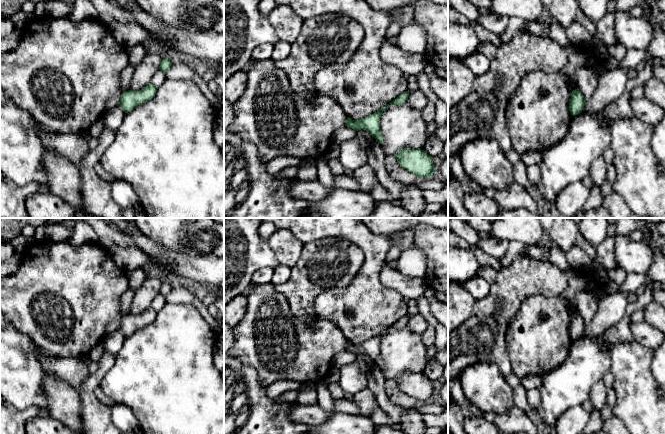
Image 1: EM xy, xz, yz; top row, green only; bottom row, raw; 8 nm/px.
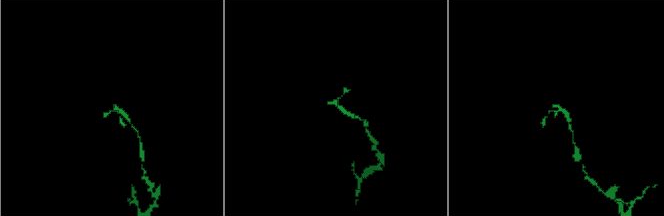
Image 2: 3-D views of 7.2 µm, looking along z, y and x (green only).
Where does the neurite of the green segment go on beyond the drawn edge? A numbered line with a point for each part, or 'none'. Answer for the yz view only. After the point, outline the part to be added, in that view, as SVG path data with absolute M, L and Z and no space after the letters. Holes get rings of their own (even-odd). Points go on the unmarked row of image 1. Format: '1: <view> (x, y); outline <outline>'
none

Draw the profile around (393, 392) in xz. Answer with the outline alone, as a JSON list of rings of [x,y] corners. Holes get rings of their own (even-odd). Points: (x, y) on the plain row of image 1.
[[[387,380],[385,383],[385,391],[388,398],[397,405],[411,408],[417,404],[417,400],[402,392],[395,381]]]

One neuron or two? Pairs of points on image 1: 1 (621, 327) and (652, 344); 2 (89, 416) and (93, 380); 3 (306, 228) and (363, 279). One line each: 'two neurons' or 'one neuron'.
1: two neurons
2: one neuron
3: one neuron

